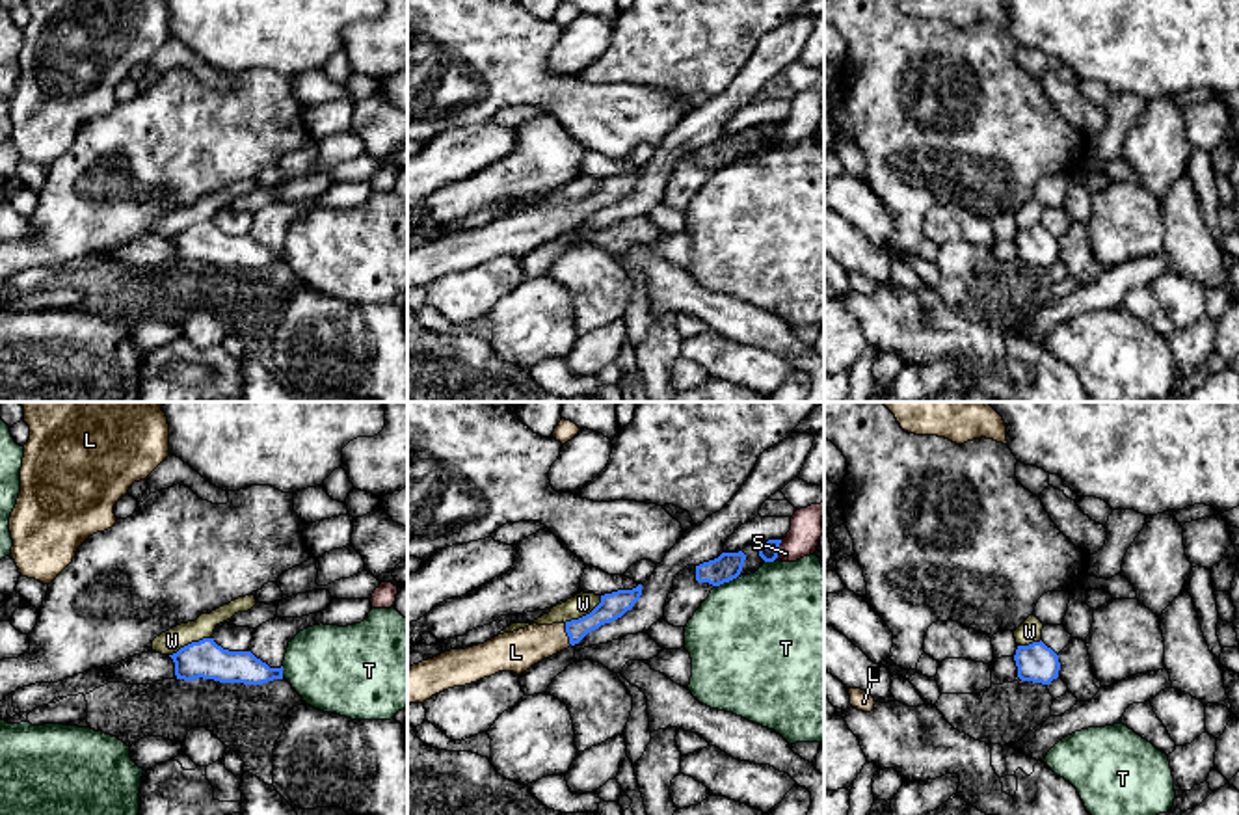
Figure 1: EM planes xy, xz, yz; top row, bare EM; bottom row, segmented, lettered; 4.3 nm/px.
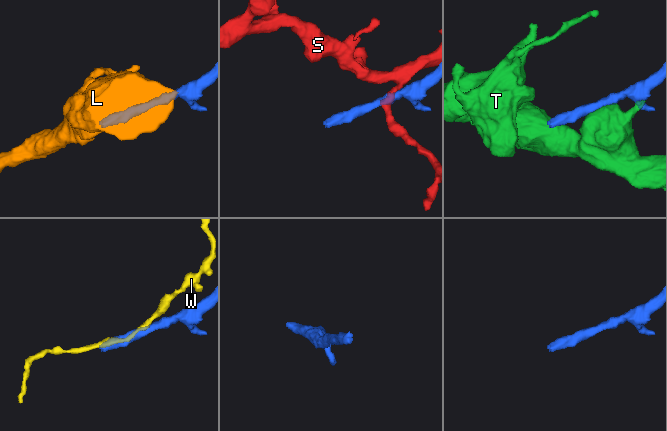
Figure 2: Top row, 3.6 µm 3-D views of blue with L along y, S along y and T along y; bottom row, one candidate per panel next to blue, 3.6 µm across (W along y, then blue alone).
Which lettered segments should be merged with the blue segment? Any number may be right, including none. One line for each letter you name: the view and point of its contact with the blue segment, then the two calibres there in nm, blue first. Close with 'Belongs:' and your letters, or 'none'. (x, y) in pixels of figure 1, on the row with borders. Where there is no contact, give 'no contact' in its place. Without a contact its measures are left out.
L: meets blue in xz at (568, 635); 110 nm thick on the blue side, 180 nm on the other
Belongs: L

